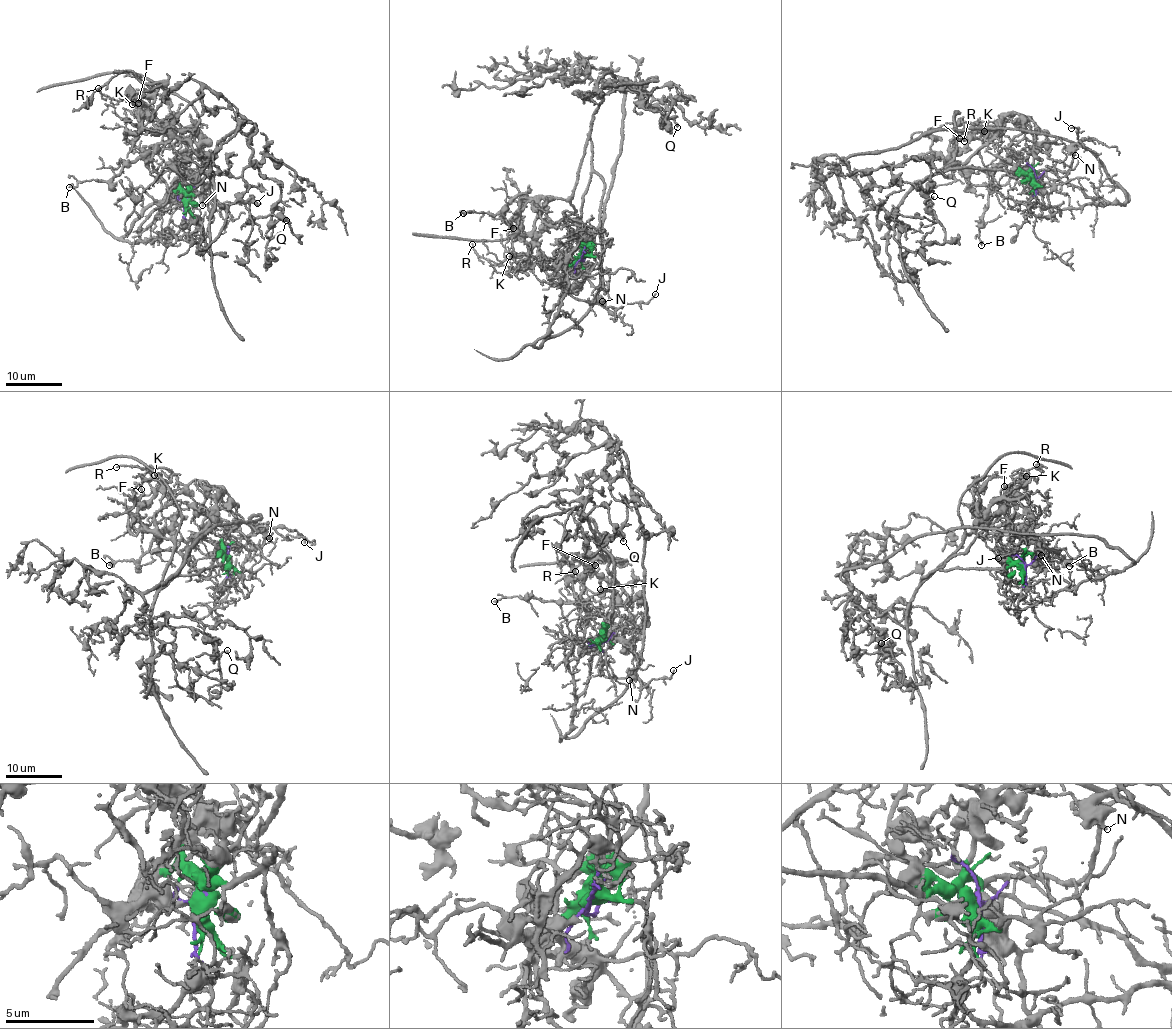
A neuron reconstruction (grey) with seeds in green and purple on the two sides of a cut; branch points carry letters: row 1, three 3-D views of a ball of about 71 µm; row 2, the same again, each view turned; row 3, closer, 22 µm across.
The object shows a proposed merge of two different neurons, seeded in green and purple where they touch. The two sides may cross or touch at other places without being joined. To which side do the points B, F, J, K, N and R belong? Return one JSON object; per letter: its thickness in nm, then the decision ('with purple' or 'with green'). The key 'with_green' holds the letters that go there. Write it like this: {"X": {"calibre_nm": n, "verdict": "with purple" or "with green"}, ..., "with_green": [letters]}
{"B": {"calibre_nm": 240, "verdict": "with green"}, "F": {"calibre_nm": 180, "verdict": "with green"}, "J": {"calibre_nm": 150, "verdict": "with green"}, "K": {"calibre_nm": 120, "verdict": "with green"}, "N": {"calibre_nm": 300, "verdict": "with green"}, "R": {"calibre_nm": 120, "verdict": "with green"}, "with_green": ["B", "F", "J", "K", "N", "R"]}

